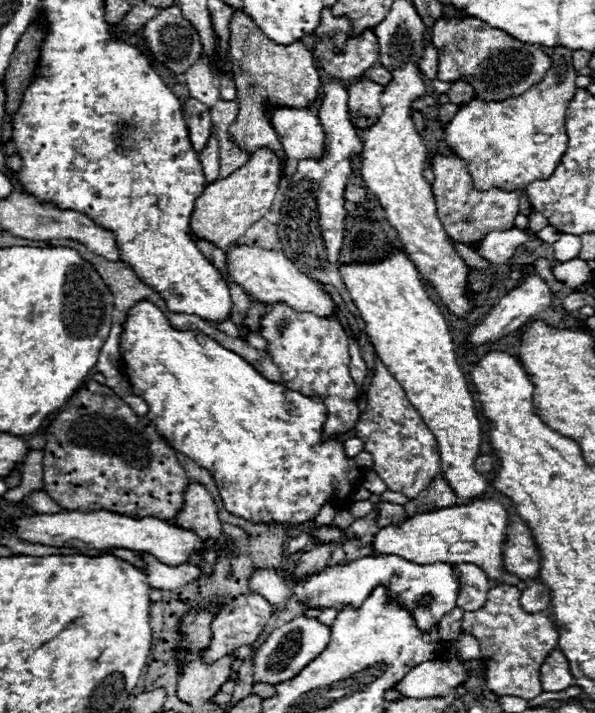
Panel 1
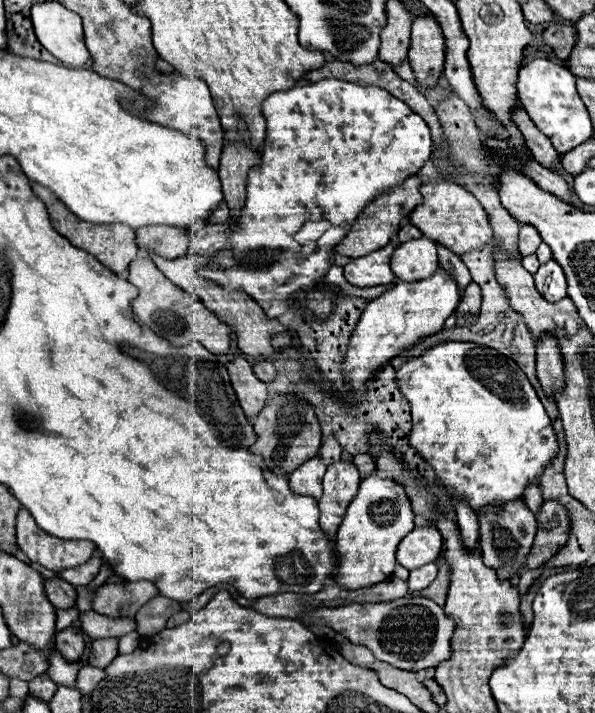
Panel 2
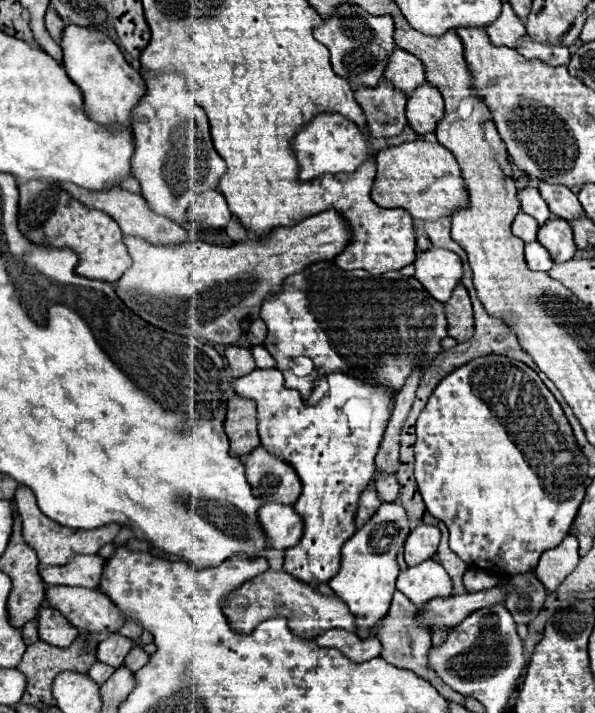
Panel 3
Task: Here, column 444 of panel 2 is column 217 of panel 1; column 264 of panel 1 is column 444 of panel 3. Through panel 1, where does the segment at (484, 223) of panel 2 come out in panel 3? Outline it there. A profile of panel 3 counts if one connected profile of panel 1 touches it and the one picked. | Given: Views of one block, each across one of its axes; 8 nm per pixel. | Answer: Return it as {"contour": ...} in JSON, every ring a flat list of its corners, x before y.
{"contour":[[426,140,388,146,376,154,378,172,372,184,372,200,382,208,404,208,412,218,438,220,466,206,466,188,456,158,444,146]]}

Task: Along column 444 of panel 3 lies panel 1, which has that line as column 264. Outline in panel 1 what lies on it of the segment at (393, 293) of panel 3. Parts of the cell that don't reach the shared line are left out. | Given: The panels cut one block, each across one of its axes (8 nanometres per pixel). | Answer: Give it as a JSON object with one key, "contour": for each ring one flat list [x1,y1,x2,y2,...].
{"contour":[[268,304,260,336,268,340,266,350,282,370,284,384,306,396,320,396,328,406,326,438,354,428,360,416,360,392,348,372,348,336,336,318,318,318,312,312,296,312,286,304]]}

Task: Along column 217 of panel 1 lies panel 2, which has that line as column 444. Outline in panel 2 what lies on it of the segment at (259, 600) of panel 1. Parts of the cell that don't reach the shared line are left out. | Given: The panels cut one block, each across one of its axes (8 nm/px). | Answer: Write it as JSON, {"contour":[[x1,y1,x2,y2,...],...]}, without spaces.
{"contour":[[404,596,392,602,366,602,348,604,340,608,320,608,310,614,302,614,300,622,306,624,326,624,338,634,346,634,352,642,362,642,370,648,374,656,388,662,400,670,418,672,438,666,442,660,450,658,450,636,454,622,446,618,444,608,424,596]]}

